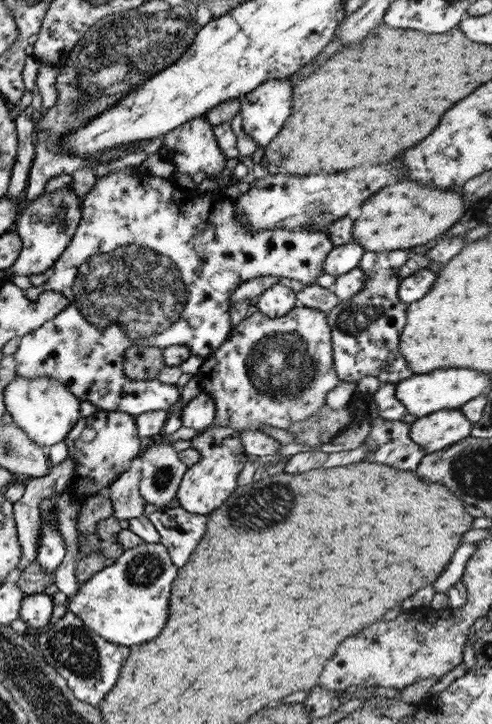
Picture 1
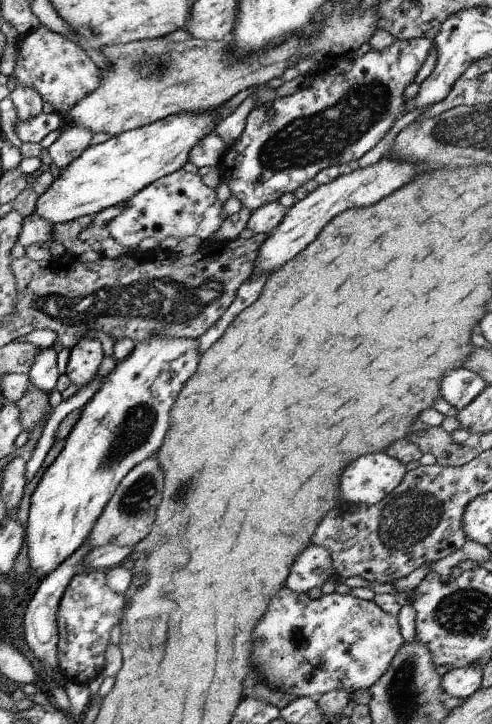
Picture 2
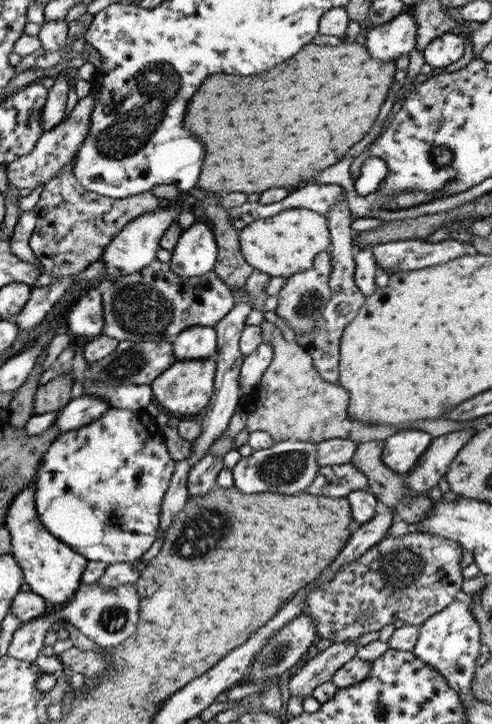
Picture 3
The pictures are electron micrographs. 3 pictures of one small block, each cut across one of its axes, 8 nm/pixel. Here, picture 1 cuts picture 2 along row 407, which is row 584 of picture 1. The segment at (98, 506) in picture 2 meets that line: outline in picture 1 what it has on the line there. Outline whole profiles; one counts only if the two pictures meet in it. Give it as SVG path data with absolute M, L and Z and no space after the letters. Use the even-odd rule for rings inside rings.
M142 542L124 550L111 565L104 566L76 594L68 597L67 610L108 642L127 647L146 643L160 636L168 622L170 592L178 572L164 545Z

